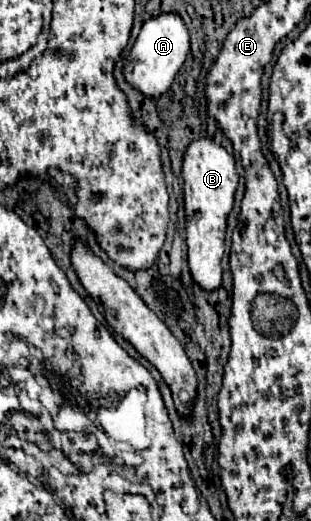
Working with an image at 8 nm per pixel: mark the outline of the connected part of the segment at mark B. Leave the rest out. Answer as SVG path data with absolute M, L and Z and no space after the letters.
M199 137L185 151L183 177L185 177L183 195L187 213L189 271L205 291L213 291L221 285L221 259L225 253L227 217L235 205L239 173L233 155L223 145L215 143L211 137Z

